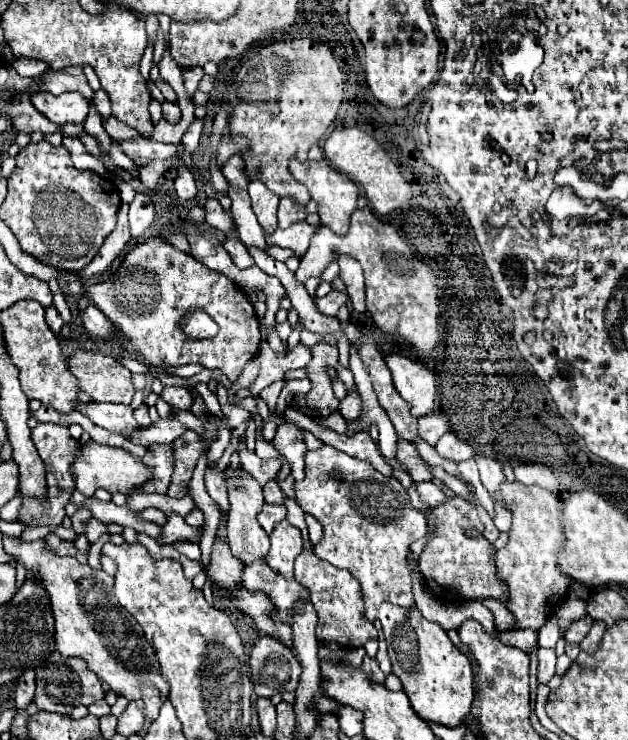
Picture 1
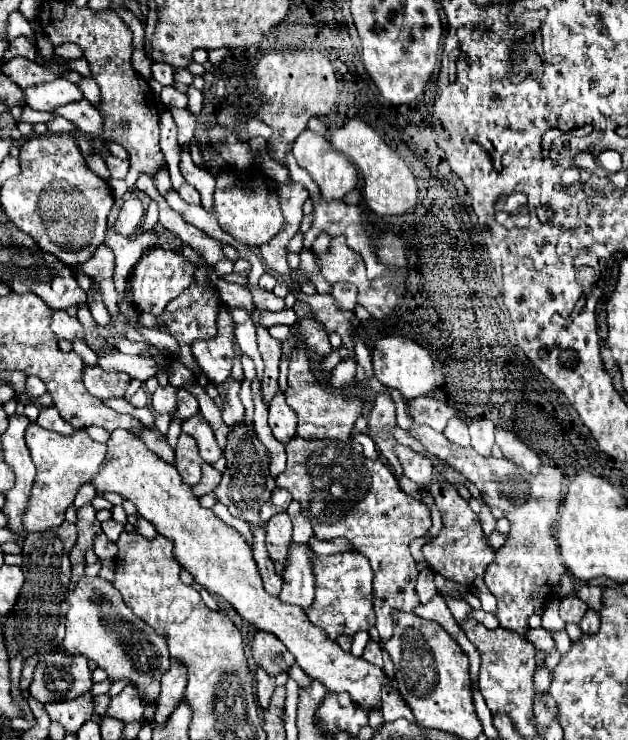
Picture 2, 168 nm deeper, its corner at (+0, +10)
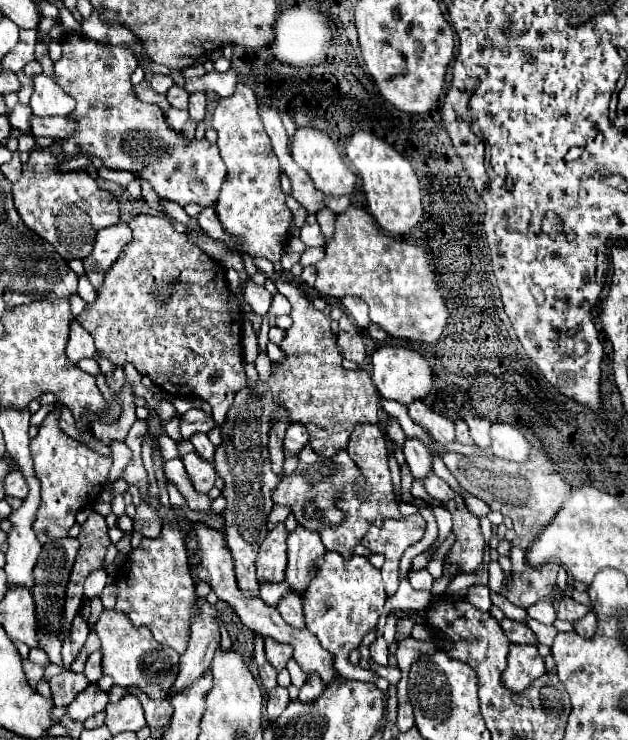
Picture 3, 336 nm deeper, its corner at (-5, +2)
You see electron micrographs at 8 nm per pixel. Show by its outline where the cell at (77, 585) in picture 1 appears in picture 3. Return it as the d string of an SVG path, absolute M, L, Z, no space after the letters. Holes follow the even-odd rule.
M103 609L97 623L95 623L95 633L101 639L101 669L103 675L109 675L115 679L115 685L119 687L129 687L135 685L143 693L147 693L151 699L165 699L167 691L171 689L177 669L179 669L179 655L165 645L159 645L153 637L151 631L145 627L135 627L127 615L117 613L115 609Z

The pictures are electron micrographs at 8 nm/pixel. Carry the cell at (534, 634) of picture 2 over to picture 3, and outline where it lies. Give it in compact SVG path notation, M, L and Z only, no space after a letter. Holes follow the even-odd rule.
M503 619L501 621L501 627L503 627L503 631L505 631L505 635L509 637L511 643L533 643L533 645L537 643L535 633L525 623Z

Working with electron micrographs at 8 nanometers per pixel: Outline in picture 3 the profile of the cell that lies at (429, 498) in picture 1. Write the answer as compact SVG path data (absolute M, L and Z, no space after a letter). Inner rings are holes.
M407 439L403 445L403 455L415 479L425 479L427 475L431 475L431 455L421 441Z

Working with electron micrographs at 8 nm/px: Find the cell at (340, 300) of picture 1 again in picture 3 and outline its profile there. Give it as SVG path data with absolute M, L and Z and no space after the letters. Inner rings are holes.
M343 297L341 305L345 313L351 317L351 321L359 327L365 329L369 325L369 315L367 315L367 303L359 297Z

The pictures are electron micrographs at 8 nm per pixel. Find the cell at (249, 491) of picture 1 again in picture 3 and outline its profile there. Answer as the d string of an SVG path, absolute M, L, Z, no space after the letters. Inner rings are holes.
M289 593L283 595L283 599L277 603L277 611L281 613L281 617L293 625L295 629L303 629L305 627L305 617L303 617L303 605L299 597L291 597Z

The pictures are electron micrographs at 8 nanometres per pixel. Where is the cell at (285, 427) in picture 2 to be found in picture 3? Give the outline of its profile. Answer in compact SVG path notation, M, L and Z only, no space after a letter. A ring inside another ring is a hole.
M289 423L287 431L285 431L285 439L283 439L283 453L285 453L285 457L297 455L307 441L309 441L309 433L307 433L305 425Z

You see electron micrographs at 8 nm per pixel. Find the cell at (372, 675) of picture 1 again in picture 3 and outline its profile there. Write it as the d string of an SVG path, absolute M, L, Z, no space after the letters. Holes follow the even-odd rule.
M379 637L379 639L371 645L371 659L373 659L373 663L387 667L387 657L389 657L387 643L383 641L383 637Z

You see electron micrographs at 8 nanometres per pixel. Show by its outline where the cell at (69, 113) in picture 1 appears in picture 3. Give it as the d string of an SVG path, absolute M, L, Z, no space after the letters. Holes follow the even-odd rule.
M45 73L35 77L33 83L35 83L35 91L29 103L33 115L39 117L71 115L75 111L75 99L63 93L63 89L59 89L59 85L55 85L55 81L51 81L51 77L47 77Z

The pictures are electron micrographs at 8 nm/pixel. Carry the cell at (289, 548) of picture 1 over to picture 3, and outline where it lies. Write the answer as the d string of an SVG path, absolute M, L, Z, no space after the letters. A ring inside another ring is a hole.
M285 523L275 525L261 543L259 557L257 557L257 579L259 583L281 583L285 579L285 565L287 565L287 535Z

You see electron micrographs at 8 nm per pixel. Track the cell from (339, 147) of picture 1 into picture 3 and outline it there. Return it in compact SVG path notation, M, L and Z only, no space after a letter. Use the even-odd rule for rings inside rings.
M357 131L345 147L345 155L363 181L369 213L375 217L379 227L389 235L407 235L421 223L423 217L423 191L417 173L411 163L399 155L389 143L381 141L369 131Z

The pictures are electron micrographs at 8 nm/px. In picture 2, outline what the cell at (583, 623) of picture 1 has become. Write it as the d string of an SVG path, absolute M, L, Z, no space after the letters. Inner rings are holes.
M570 595L570 597L564 597L560 601L560 617L566 621L566 623L578 623L584 613L588 611L588 607L576 597L576 595Z

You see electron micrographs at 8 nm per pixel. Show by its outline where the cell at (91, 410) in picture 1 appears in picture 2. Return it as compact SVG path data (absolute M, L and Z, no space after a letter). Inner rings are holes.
M144 429L138 439L154 453L158 455L162 461L166 463L174 463L174 449L166 443L166 439L162 437L162 433L158 433L156 429Z

